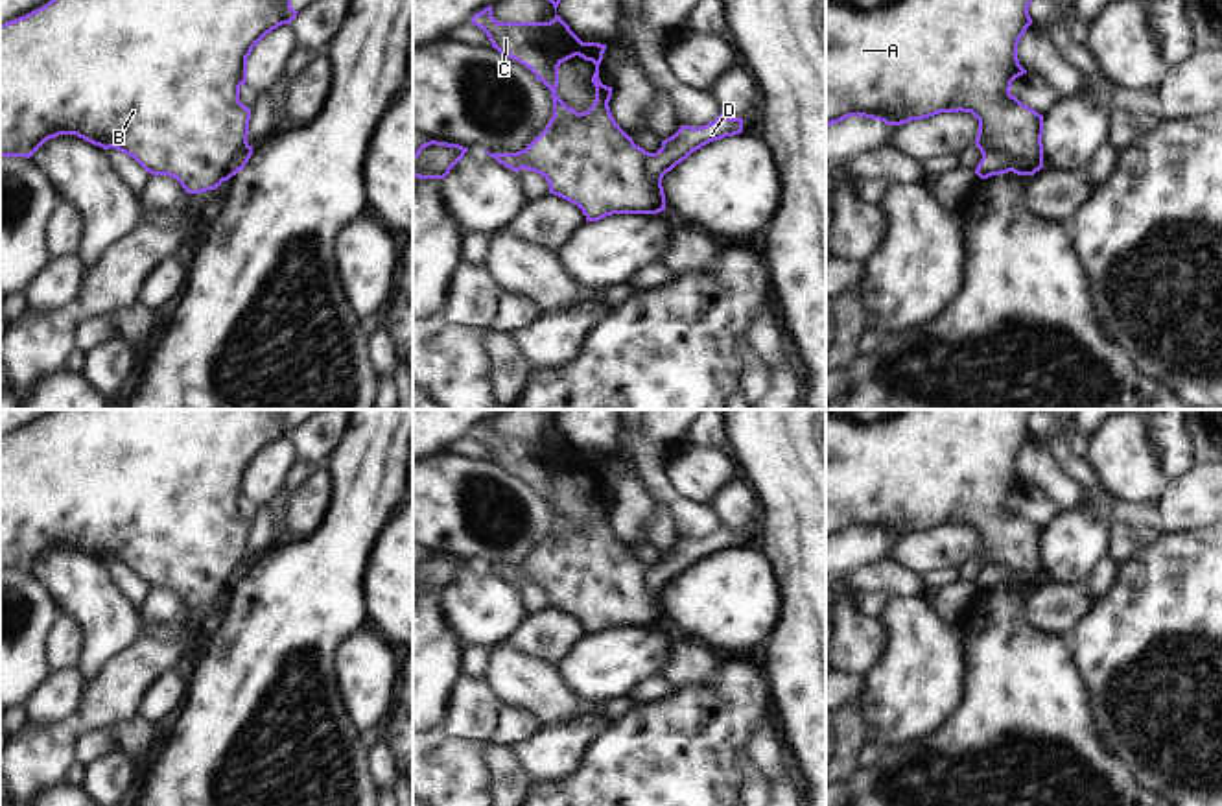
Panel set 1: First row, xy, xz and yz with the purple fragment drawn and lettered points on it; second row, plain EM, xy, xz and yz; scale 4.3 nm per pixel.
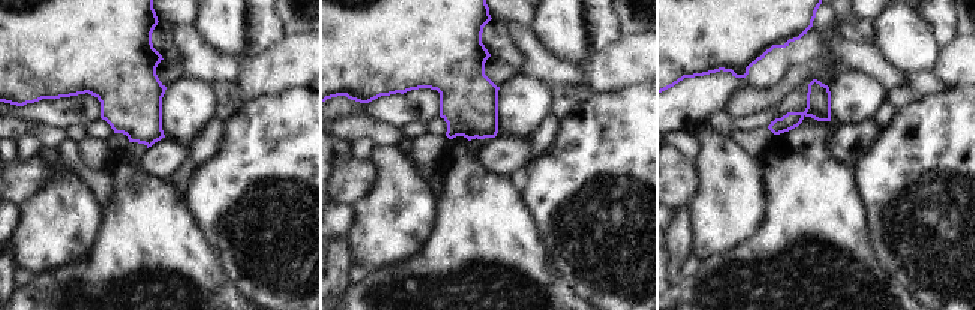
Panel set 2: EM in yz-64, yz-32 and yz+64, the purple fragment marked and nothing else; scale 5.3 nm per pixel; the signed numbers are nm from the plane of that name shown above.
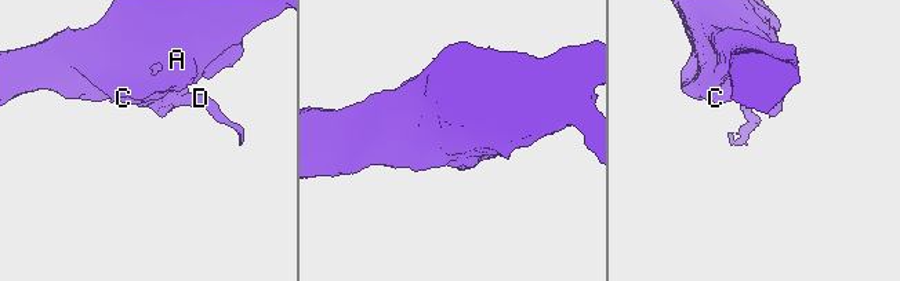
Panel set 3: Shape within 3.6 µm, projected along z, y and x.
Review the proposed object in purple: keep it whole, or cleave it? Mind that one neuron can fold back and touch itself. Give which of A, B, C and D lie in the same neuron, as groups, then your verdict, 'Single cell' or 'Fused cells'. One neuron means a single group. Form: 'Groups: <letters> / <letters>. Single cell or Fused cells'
Groups: A B C / D. Fused cells

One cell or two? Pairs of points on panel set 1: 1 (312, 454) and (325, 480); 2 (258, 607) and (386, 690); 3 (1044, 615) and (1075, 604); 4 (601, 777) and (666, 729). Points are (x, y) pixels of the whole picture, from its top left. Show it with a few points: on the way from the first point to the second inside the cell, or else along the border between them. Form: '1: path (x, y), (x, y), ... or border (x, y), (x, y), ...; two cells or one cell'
1: border (328, 469), (316, 473); two cells
2: border (367, 628), (340, 651), (341, 696), (349, 703); two cells
3: path (1051, 609), (1068, 604); one cell
4: path (618, 777), (649, 746); one cell

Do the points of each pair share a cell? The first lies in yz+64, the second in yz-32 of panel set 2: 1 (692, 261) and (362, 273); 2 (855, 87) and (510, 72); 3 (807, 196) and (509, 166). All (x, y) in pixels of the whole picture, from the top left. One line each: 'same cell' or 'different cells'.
1: same cell
2: different cells
3: different cells

